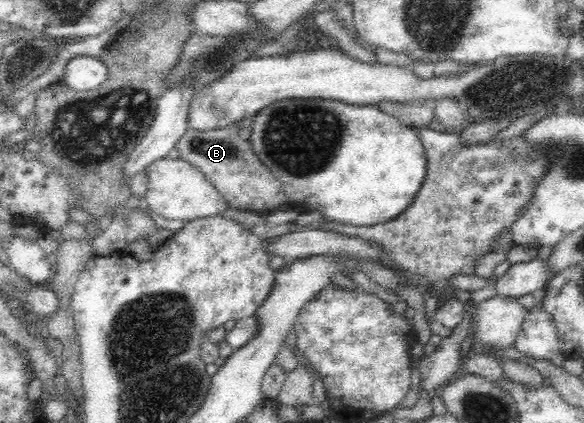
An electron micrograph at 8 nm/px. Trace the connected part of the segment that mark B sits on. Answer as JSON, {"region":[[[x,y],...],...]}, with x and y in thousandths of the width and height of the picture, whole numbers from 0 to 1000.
{"region":[[[394,288],[384,300],[353,310],[320,303],[300,348],[307,371],[349,407],[353,421],[390,473],[394,492],[409,492],[416,501],[464,501],[495,480],[493,463],[483,430],[438,366],[428,331],[411,324],[413,300],[418,296]]]}

